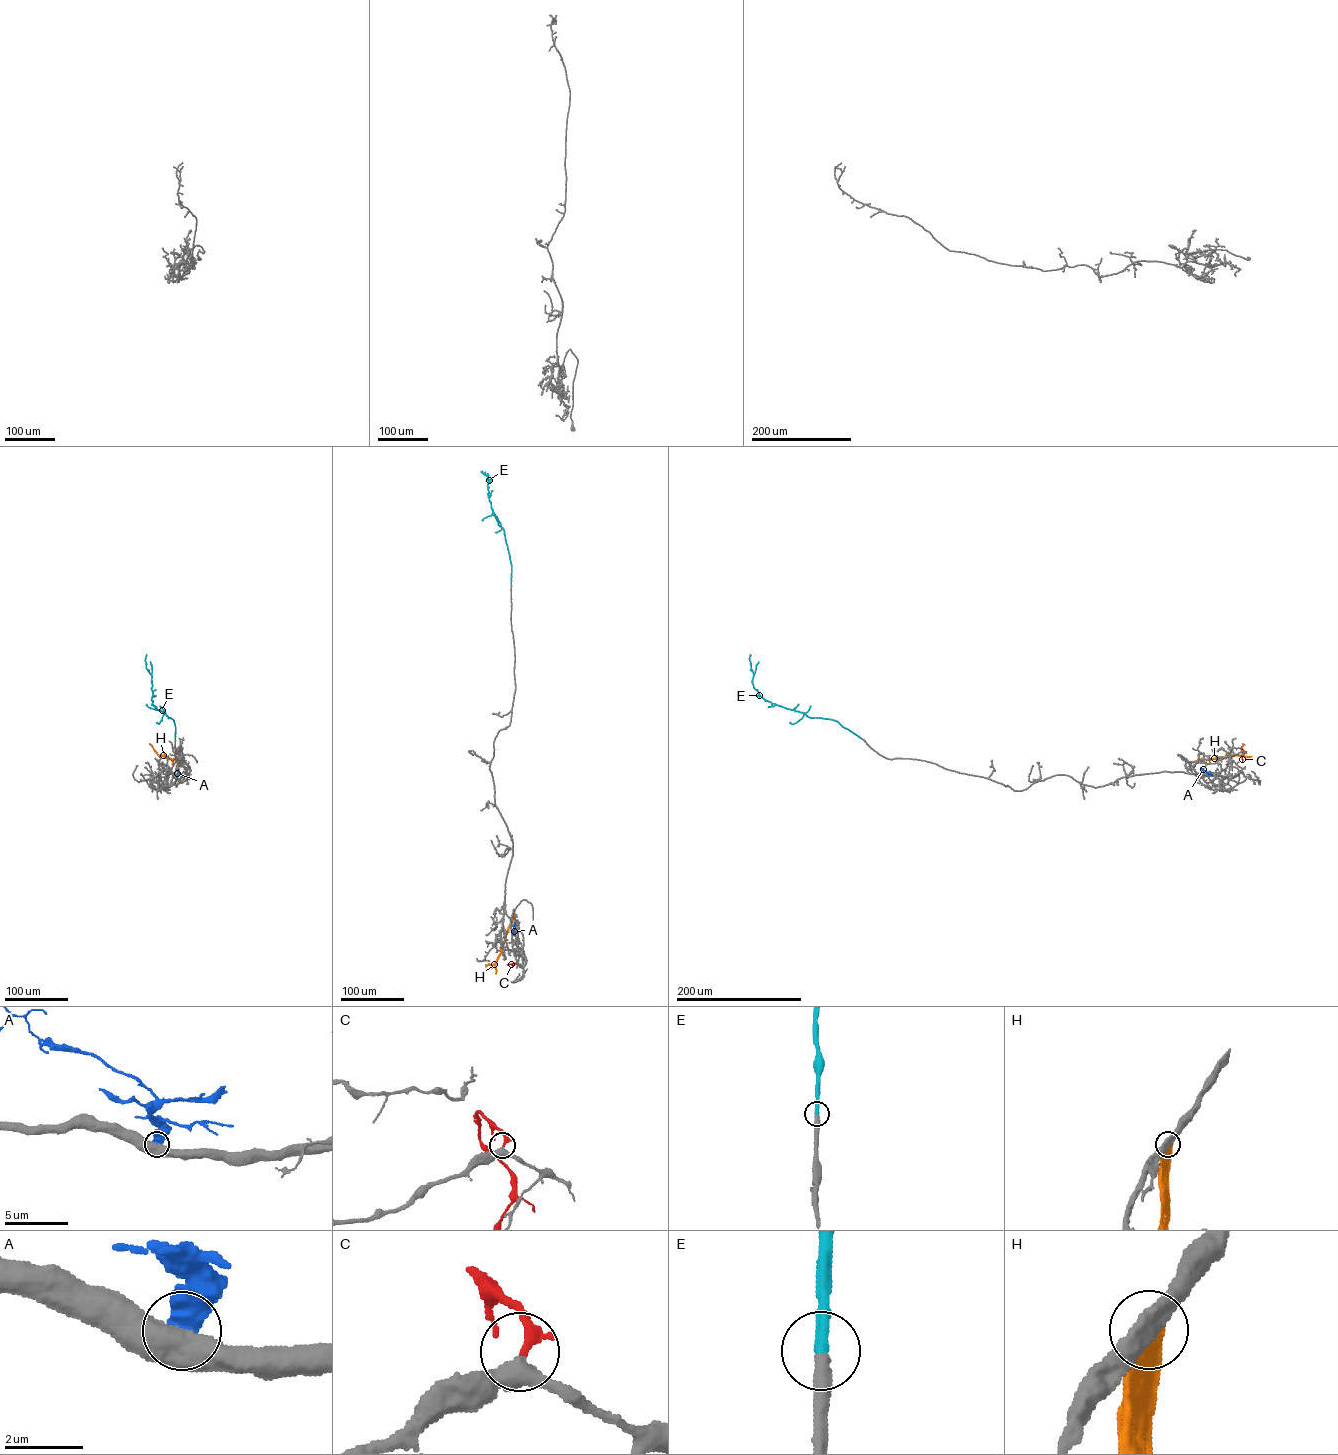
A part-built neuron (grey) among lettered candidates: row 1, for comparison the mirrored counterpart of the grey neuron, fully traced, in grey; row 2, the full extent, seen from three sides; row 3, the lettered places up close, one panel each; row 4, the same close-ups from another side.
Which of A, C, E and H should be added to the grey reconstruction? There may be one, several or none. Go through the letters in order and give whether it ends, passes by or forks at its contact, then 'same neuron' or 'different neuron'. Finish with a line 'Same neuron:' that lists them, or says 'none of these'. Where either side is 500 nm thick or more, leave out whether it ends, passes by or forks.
A: different neuron
C: it ends | same neuron
E: it ends | same neuron
H: different neuron
Same neuron: C, E

